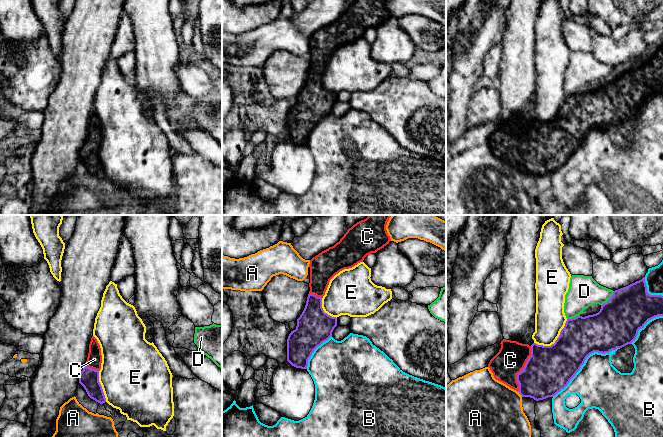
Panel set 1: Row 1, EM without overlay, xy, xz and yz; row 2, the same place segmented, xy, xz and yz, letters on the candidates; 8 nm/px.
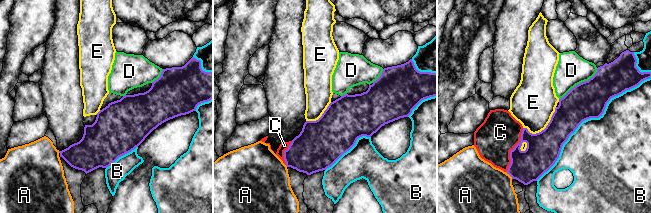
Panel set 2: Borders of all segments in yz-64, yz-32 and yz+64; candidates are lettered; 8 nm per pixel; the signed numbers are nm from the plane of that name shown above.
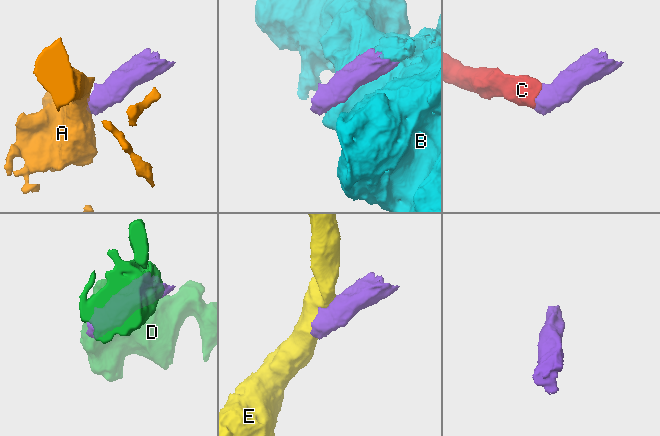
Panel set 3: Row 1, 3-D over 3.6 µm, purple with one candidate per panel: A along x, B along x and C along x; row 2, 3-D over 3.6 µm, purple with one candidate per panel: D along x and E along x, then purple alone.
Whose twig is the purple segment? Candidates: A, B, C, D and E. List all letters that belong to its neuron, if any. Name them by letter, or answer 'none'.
C

